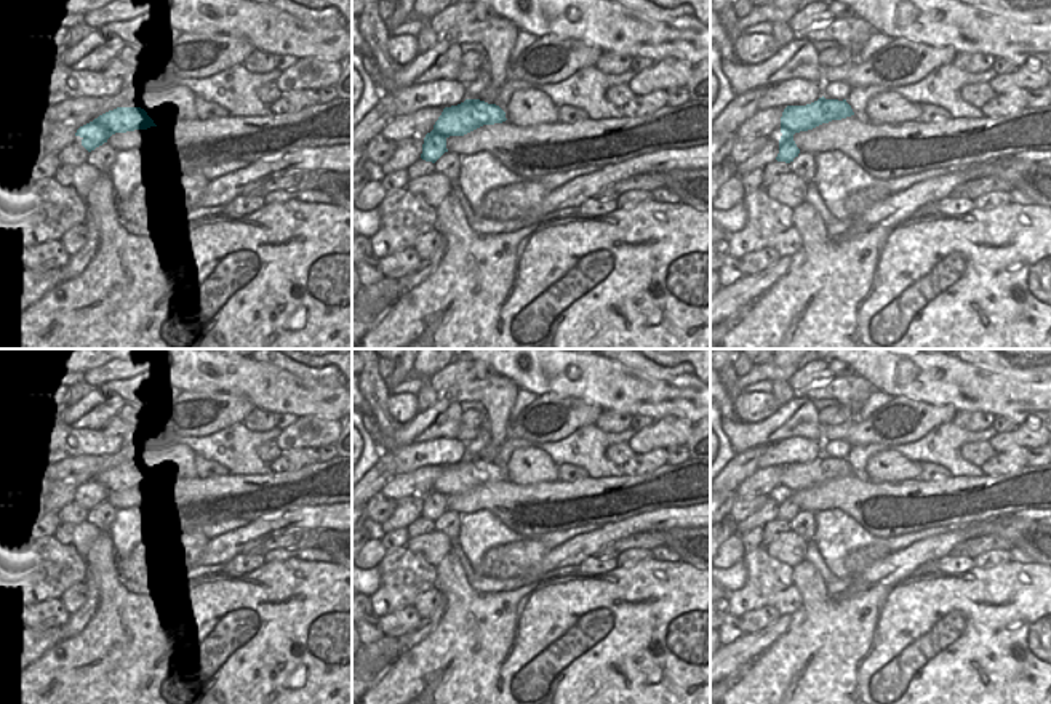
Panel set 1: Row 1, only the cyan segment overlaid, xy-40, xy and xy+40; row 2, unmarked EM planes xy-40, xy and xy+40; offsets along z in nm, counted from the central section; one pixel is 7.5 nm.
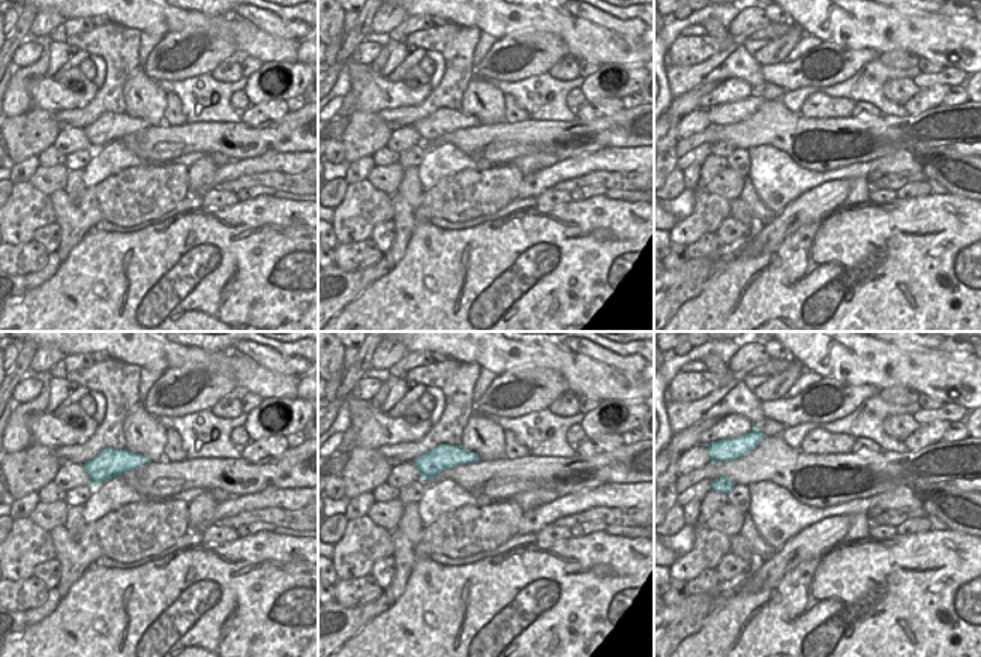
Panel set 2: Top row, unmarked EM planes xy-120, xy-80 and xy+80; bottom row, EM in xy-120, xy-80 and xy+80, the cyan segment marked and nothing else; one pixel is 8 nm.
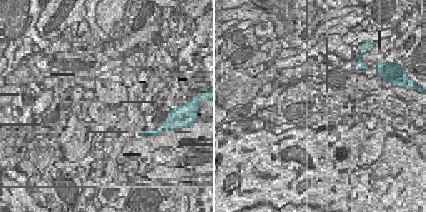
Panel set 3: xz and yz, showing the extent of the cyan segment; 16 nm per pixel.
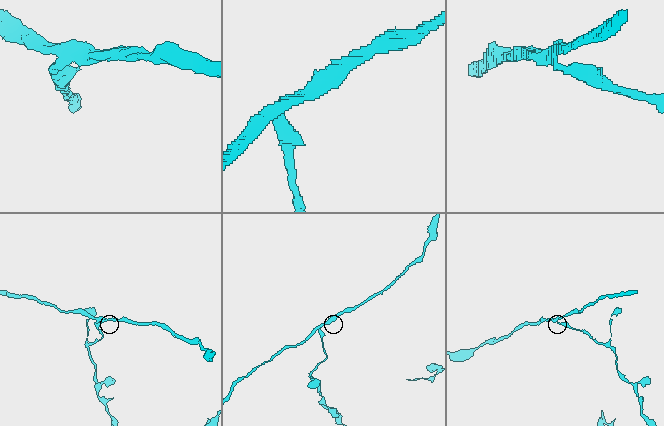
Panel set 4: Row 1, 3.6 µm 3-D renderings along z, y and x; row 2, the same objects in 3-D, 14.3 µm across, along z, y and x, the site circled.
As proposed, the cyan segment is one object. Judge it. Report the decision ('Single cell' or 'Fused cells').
Fused cells

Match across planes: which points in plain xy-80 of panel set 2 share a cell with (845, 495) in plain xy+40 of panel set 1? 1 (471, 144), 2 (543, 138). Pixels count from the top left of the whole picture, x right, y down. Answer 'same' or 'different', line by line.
1: same
2: same

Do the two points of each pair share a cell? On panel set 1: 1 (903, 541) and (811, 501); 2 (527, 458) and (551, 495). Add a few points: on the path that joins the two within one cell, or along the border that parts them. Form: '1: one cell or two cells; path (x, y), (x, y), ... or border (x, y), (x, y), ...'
1: two cells; border (815, 512), (839, 509), (850, 514), (863, 527)
2: two cells; border (507, 477), (515, 484), (555, 480)

